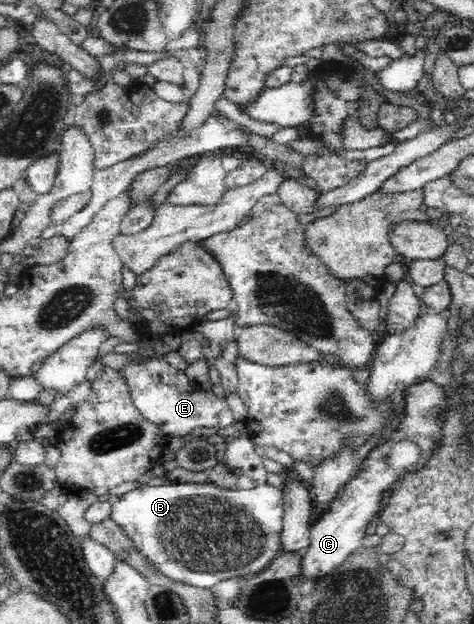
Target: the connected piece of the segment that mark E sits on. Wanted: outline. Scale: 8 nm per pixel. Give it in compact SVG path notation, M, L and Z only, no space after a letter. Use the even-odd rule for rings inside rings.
M151 359L145 364L132 364L122 374L128 379L134 407L170 438L190 438L190 432L195 428L218 430L232 426L237 421L224 396L219 397L213 390L204 392L183 371L172 368L166 361Z

